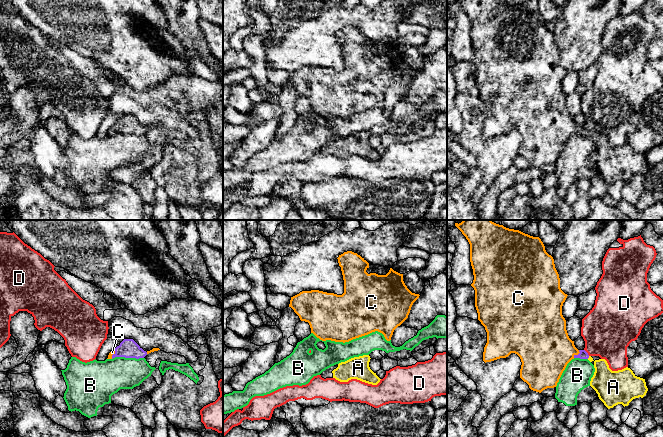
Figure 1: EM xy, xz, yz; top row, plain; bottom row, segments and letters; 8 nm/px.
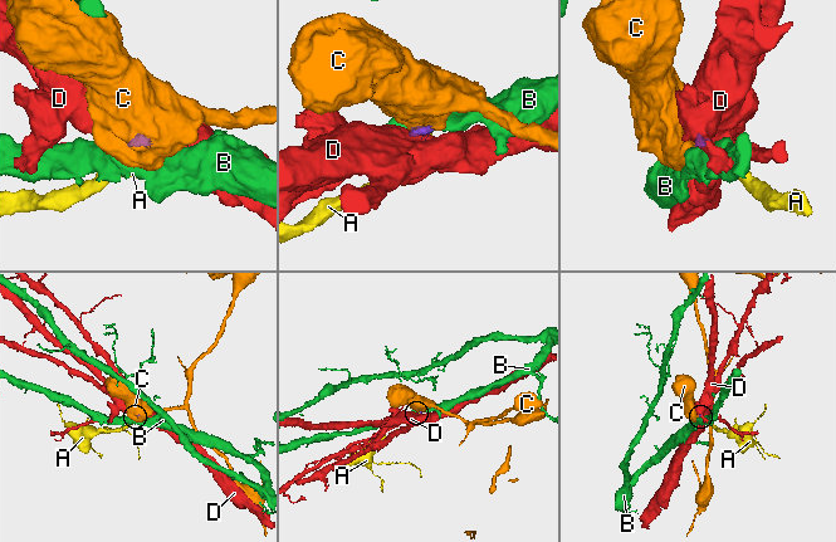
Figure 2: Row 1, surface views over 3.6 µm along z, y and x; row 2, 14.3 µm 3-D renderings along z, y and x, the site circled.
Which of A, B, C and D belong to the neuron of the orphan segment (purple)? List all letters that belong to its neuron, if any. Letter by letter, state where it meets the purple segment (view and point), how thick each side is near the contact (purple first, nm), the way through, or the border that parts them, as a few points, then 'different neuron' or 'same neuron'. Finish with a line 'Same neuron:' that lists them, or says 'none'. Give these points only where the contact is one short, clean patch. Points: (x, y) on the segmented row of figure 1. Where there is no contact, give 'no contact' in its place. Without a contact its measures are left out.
A: meets purple in yz at (588, 357); 70 nm thick on the purple side, 220 nm on the other; runs through yz (583, 354), (588, 357), (602, 369), (605, 382); same neuron
B: meets purple in xy at (127, 357); 160 nm thick on the purple side, 280 nm on the other; border along xy (143, 357), (114, 357), (112, 359); different neuron
C: meets purple in yz at (578, 354); 70 nm thick on the purple side, 380 nm on the other; runs through yz (583, 354), (578, 354), (564, 350), (548, 349); same neuron
D: meets purple in yz at (586, 352); 70 nm thick on the purple side, 400 nm on the other; border along yz (584, 349), (589, 355); different neuron
Same neuron: A, C

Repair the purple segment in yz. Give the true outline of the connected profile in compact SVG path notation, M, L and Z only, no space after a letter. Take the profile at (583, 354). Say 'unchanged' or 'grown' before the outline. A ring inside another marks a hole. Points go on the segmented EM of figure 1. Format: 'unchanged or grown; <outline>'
grown; M463 220L459 224L455 223L455 226L462 232L470 244L470 262L474 275L474 280L471 286L475 290L475 307L478 313L478 320L485 327L487 332L487 343L483 352L483 361L485 363L500 358L506 358L511 353L517 354L522 362L520 378L529 385L531 390L541 393L547 388L554 388L557 386L563 371L572 359L580 358L588 359L590 362L594 361L585 350L578 350L574 345L574 341L568 336L566 320L562 315L562 306L568 295L561 290L560 278L555 268L554 259L546 252L545 246L539 237L533 237L519 230L506 228L503 225L492 222L491 220Z

